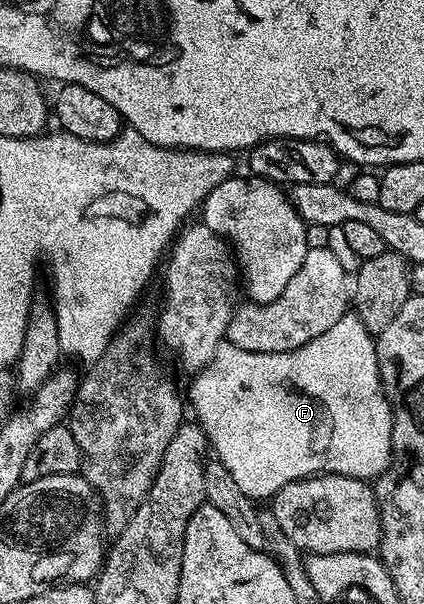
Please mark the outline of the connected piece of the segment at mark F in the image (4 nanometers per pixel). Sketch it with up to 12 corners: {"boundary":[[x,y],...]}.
{"boundary":[[375,338],[226,340],[191,402],[248,500],[391,465]]}

